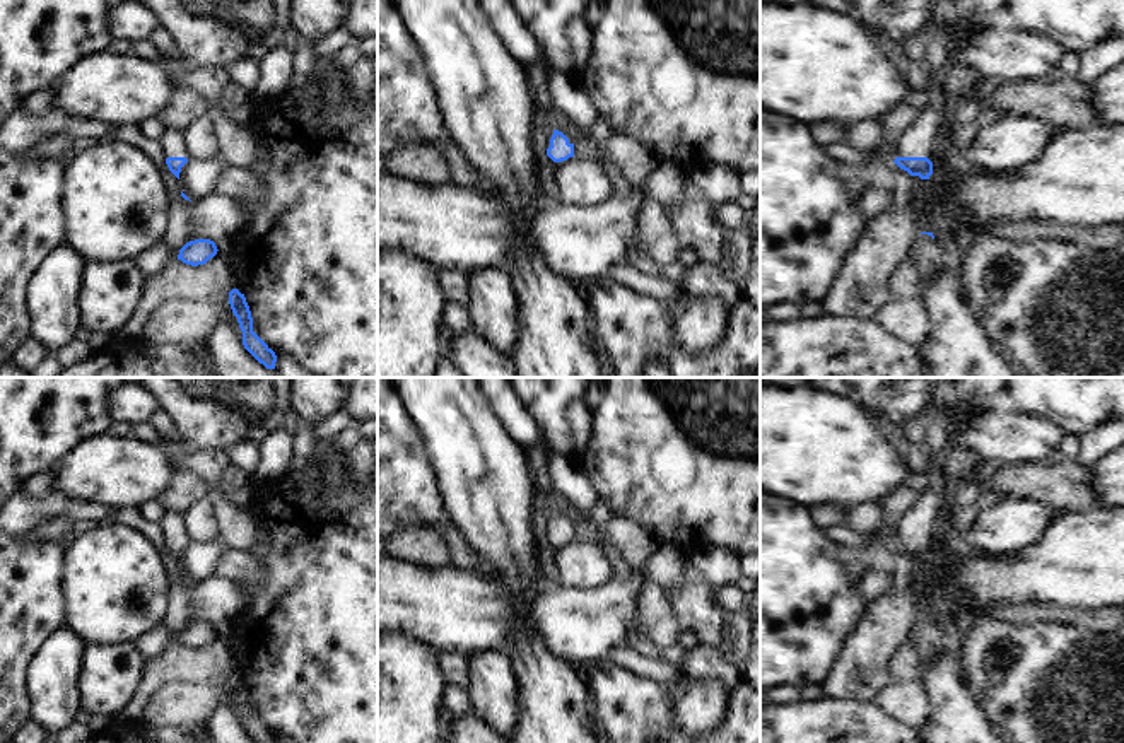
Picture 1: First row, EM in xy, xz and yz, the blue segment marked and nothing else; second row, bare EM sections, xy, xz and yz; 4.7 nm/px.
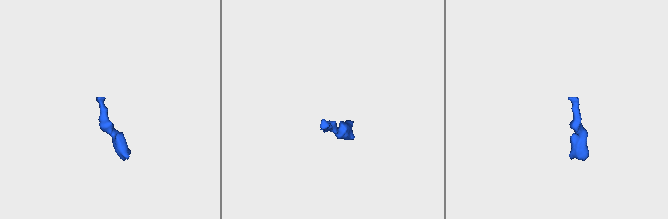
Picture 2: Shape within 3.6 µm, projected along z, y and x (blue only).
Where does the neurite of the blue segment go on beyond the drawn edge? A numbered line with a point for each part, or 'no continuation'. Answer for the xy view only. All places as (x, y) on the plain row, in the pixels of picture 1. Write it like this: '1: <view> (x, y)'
1: xy (173, 528)

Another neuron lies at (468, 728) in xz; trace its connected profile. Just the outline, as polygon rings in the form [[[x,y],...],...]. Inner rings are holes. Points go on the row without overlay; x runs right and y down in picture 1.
[[[473,714],[463,717],[446,716],[451,728],[451,743],[512,743],[512,740]]]

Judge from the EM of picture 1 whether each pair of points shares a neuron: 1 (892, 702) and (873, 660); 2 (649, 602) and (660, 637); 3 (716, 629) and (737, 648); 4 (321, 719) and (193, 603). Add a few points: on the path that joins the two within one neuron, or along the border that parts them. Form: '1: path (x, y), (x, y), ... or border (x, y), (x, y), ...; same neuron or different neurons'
1: border (892, 680), (873, 701); different neurons
2: path (653, 610), (660, 629); same neuron
3: path (721, 632), (731, 643); same neuron
4: border (246, 596), (245, 607), (222, 632); different neurons

